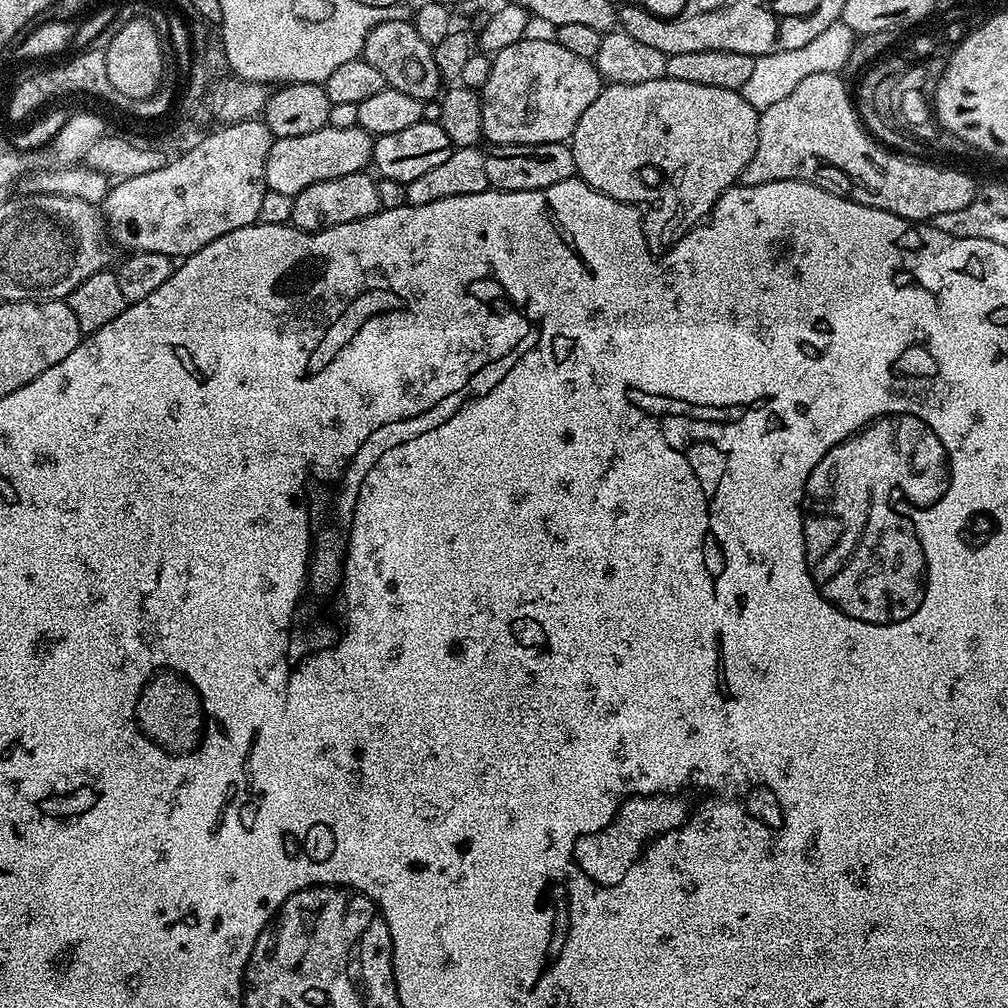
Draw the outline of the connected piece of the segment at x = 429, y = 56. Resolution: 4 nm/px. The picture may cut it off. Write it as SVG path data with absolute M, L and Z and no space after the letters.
M411 19L384 20L374 26L374 30L366 34L362 58L370 62L370 66L382 70L387 87L402 90L402 94L410 94L410 98L435 101L441 95L442 77L435 64L433 45L418 38L418 30L413 26Z

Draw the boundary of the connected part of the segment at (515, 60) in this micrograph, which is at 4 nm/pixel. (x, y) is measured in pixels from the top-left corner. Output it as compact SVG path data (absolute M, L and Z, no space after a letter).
M554 38L516 41L492 56L490 78L480 92L484 140L492 146L567 141L601 87L595 63L570 54Z

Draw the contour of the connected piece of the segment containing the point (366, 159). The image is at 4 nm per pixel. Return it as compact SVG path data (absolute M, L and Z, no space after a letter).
M325 126L314 130L314 134L302 134L298 138L273 139L266 154L264 182L267 191L294 197L306 190L306 186L314 186L314 182L363 172L372 164L373 143L373 136L358 126L346 130Z

